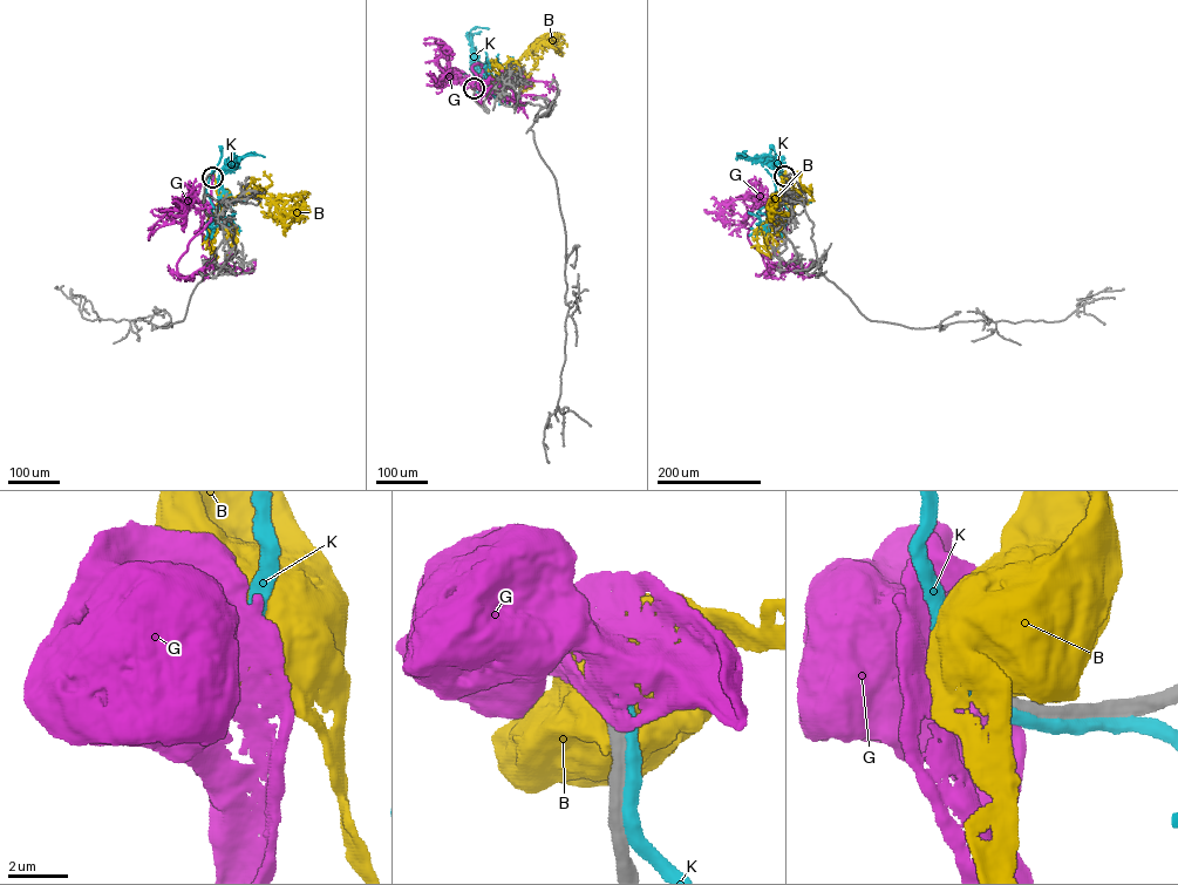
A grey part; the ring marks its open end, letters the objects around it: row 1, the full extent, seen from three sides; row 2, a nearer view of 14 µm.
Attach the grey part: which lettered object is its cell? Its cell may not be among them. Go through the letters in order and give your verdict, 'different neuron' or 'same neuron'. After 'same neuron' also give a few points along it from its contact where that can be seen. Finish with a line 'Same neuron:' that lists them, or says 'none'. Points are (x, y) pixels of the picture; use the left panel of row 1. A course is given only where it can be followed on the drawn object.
B: different neuron
G: different neuron
K: different neuron
Same neuron: none

